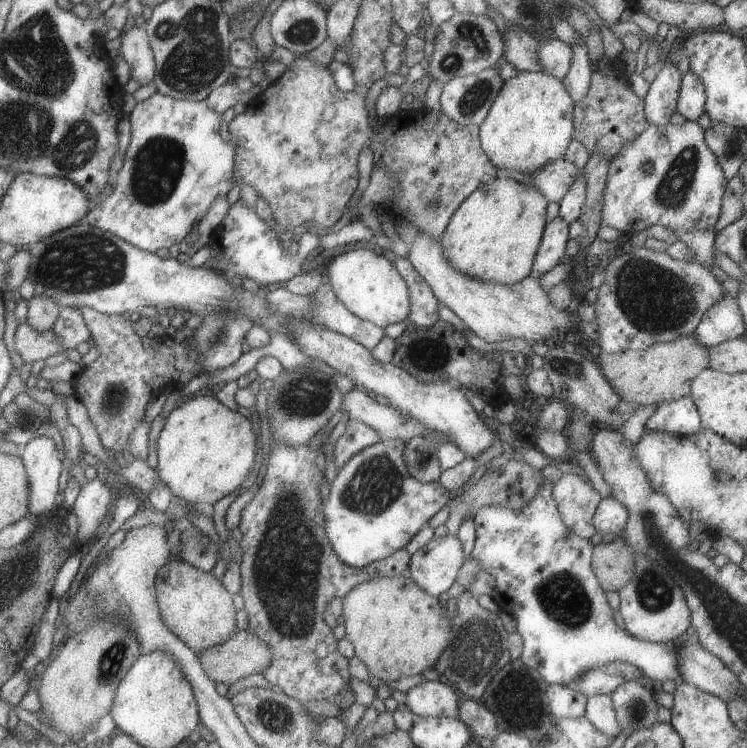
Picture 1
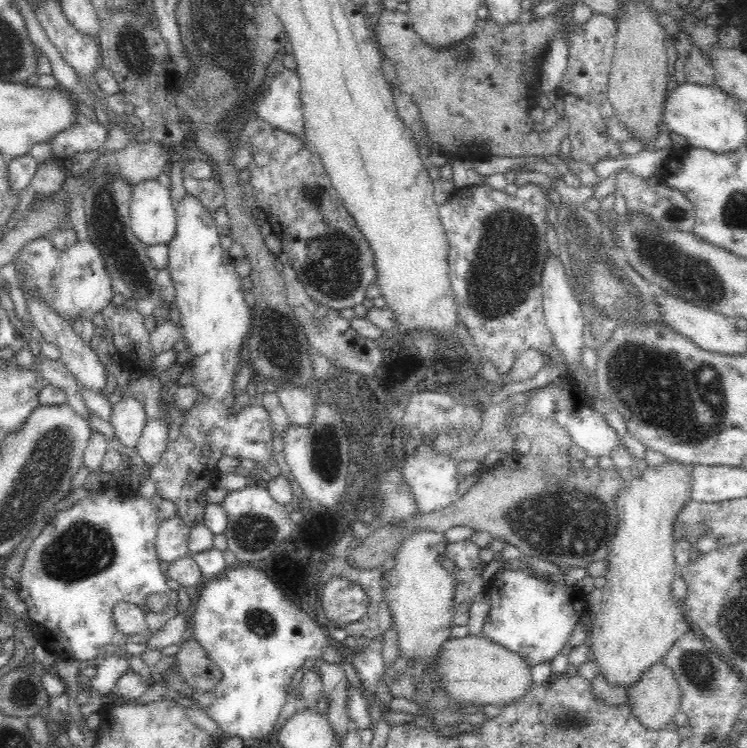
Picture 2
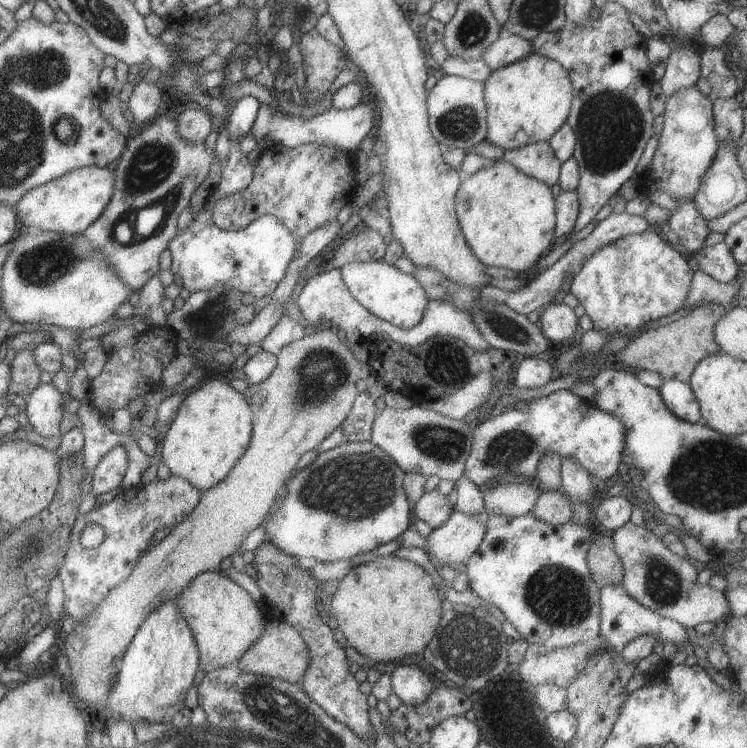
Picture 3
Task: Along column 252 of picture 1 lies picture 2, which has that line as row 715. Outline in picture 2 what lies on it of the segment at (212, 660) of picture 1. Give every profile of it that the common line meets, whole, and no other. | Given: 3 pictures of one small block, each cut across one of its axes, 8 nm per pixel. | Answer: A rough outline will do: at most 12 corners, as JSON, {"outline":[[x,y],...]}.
{"outline":[[654,662],[626,686],[632,714],[661,730],[680,711],[673,670]]}

